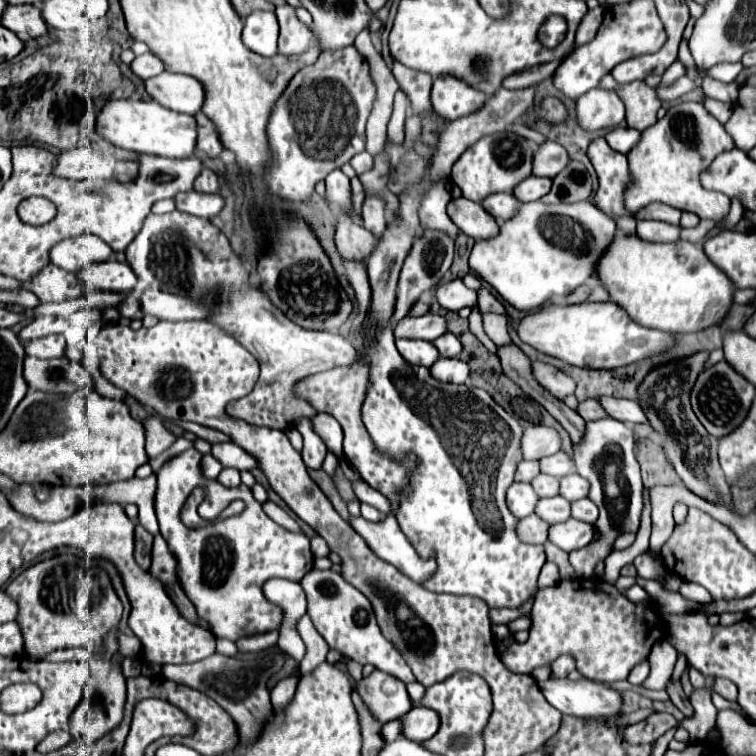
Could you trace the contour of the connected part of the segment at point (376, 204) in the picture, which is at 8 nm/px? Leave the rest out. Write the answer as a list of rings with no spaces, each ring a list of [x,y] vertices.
[[[375,196],[365,198],[365,202],[363,202],[363,228],[367,228],[375,236],[377,242],[379,242],[379,238],[383,238],[383,234],[387,230],[383,200],[379,200]]]

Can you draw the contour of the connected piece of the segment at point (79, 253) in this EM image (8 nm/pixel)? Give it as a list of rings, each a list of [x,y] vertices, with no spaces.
[[[83,234],[77,238],[67,238],[53,246],[51,250],[51,264],[79,274],[81,268],[95,264],[95,262],[107,262],[113,258],[113,250],[93,234]]]

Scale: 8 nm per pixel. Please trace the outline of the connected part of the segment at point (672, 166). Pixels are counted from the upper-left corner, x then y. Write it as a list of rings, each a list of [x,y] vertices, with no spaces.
[[[679,102],[673,108],[667,110],[667,114],[657,120],[657,124],[653,124],[649,130],[643,132],[641,142],[629,152],[629,172],[631,172],[631,186],[625,192],[625,206],[629,212],[639,212],[641,208],[645,208],[651,202],[661,202],[661,204],[669,204],[677,210],[683,212],[693,212],[697,214],[701,220],[713,220],[713,222],[721,222],[731,206],[731,200],[721,194],[721,192],[713,192],[713,190],[705,190],[701,186],[701,172],[709,168],[709,164],[713,162],[713,158],[717,158],[717,154],[723,154],[727,150],[733,150],[735,142],[733,138],[725,132],[725,126],[713,118],[703,104],[697,102]]]

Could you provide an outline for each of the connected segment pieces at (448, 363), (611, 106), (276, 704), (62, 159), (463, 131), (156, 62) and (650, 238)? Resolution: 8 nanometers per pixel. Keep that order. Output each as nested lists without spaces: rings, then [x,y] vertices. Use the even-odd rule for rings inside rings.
[[[439,358],[433,364],[433,378],[441,382],[453,382],[453,384],[465,384],[469,378],[469,366],[461,362],[459,358]]]
[[[593,89],[577,100],[577,122],[587,132],[617,128],[625,120],[623,102],[615,92]]]
[[[289,676],[289,678],[283,678],[281,682],[277,682],[277,686],[271,690],[273,710],[277,710],[277,712],[285,710],[285,706],[293,700],[295,686],[297,686],[297,676]]]
[[[73,148],[57,156],[55,174],[69,180],[87,180],[87,178],[113,178],[115,160],[99,156],[91,148]]]
[[[501,88],[493,98],[489,98],[485,102],[485,106],[481,110],[477,110],[475,114],[469,114],[465,118],[459,118],[457,122],[447,124],[445,132],[441,134],[439,146],[437,146],[437,154],[431,160],[429,176],[431,178],[441,178],[443,174],[449,176],[451,166],[461,156],[461,152],[465,152],[479,138],[483,138],[487,134],[495,134],[495,132],[505,130],[511,122],[515,122],[519,116],[523,116],[531,108],[531,104],[533,104],[533,94],[535,94],[535,88],[529,88],[529,90],[505,90],[505,88]]]
[[[147,52],[143,56],[137,56],[133,62],[131,62],[131,70],[147,80],[147,78],[153,78],[157,74],[161,74],[165,70],[165,64],[161,64],[161,58],[157,58],[153,52]]]
[[[639,220],[637,234],[641,240],[647,240],[647,242],[665,242],[665,222]]]

